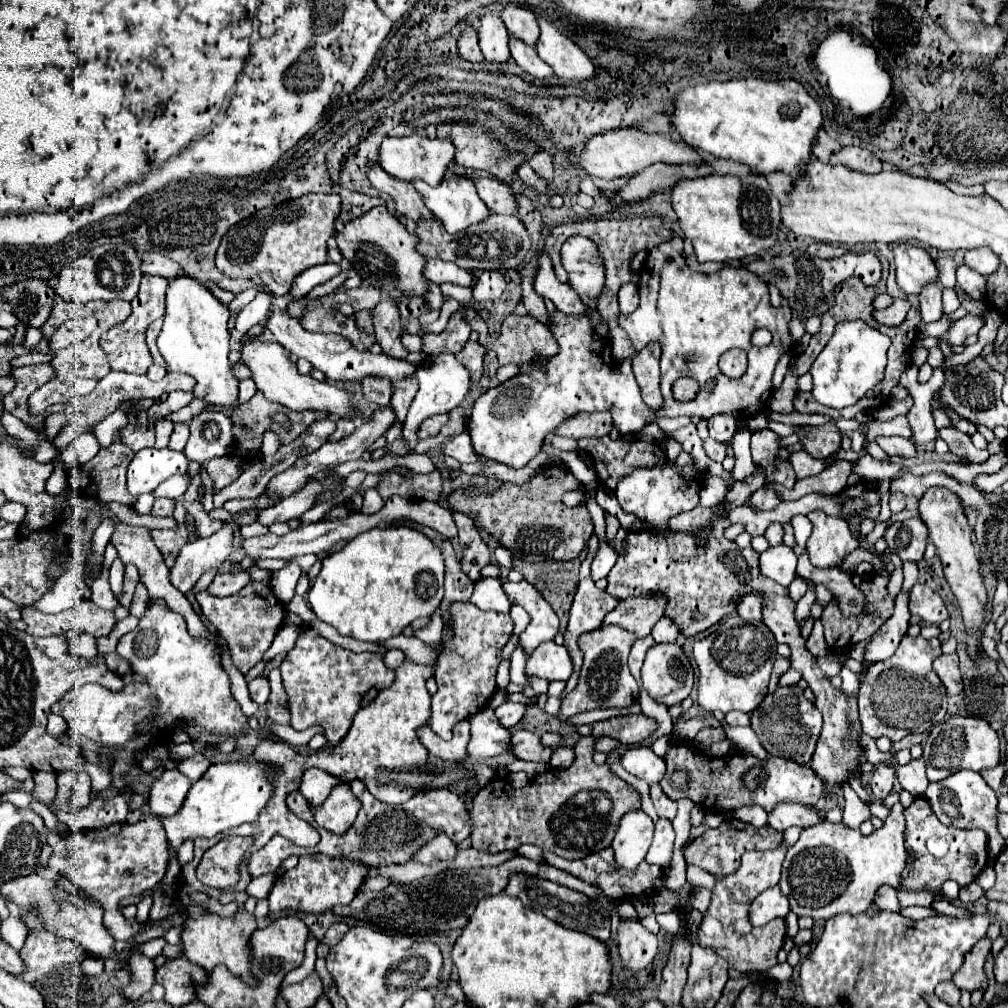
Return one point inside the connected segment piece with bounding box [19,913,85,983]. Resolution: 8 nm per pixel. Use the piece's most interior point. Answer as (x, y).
(43, 951)

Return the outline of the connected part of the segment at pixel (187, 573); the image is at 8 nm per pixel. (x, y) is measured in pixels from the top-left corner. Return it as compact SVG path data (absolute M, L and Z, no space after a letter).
M231 521L211 537L197 539L191 545L183 545L173 567L169 567L171 585L177 587L181 593L187 593L207 569L219 567L233 549L231 543L235 527L237 525Z

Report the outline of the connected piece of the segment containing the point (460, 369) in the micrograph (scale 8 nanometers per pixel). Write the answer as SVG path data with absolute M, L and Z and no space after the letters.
M435 353L429 355L419 367L417 367L417 379L419 379L419 391L409 407L407 419L405 419L405 427L401 437L405 441L409 441L409 445L417 443L417 429L421 425L423 419L427 419L429 415L437 415L437 413L449 413L451 409L459 407L461 401L465 399L465 395L469 393L469 371L465 369L465 365L461 365L453 353Z

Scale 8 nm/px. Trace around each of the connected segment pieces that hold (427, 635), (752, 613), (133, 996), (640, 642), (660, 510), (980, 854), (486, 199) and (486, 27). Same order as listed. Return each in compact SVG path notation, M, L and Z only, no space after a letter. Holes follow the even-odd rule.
M440 607L433 613L428 625L414 631L414 636L425 642L427 645L438 649L441 645L443 622Z
M749 593L745 595L739 605L737 605L737 613L741 615L743 621L759 621L761 619L761 597L757 597L757 593Z
M131 955L128 966L131 981L120 993L129 1001L137 1001L154 985L155 965L152 959L144 955Z
M651 635L643 639L638 639L631 648L628 666L631 674L636 679L636 681L641 684L641 668L643 666L646 653L650 647L655 644Z
M681 451L675 461L667 461L663 465L647 467L647 469L633 469L631 475L619 479L615 497L619 499L619 505L625 513L635 515L641 521L657 523L659 529L667 529L667 519L691 511L693 507L699 505L699 491L703 485L703 473L695 467L695 461L691 453Z
M917 797L909 809L905 809L907 819L907 849L911 855L907 879L903 885L907 889L933 889L935 899L941 899L941 885L947 879L955 879L961 887L975 881L975 877L987 865L987 835L981 829L957 829L945 827L937 821L933 809L923 797ZM947 841L947 843L945 843Z
M471 175L471 181L475 183L477 195L483 199L483 203L489 207L491 213L501 213L501 215L517 213L515 197L505 183L487 175Z
M493 13L481 15L477 35L479 35L479 47L487 61L505 63L511 59L509 45L507 45L509 33L497 15L493 15Z

